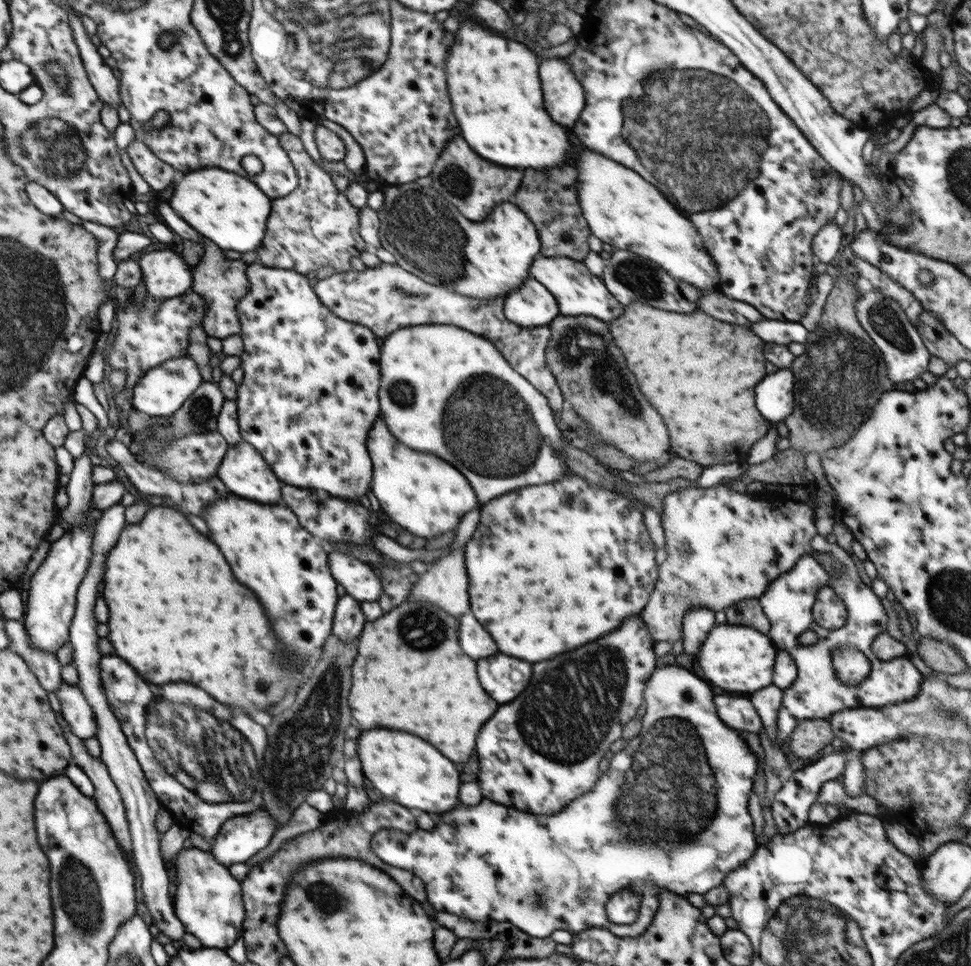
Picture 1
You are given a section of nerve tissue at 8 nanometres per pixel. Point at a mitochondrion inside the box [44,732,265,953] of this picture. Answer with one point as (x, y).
(77, 887)

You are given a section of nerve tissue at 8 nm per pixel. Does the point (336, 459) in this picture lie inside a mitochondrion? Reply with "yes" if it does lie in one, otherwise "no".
no

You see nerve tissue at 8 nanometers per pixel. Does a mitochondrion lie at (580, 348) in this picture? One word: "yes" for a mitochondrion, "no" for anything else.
yes

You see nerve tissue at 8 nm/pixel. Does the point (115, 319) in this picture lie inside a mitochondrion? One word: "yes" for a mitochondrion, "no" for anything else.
no

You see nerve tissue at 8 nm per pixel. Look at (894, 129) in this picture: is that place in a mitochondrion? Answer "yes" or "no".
no

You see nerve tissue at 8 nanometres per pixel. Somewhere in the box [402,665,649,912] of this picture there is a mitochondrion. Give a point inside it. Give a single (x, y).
(542, 897)

